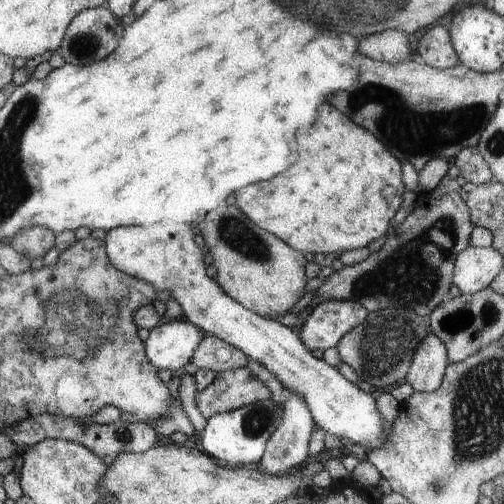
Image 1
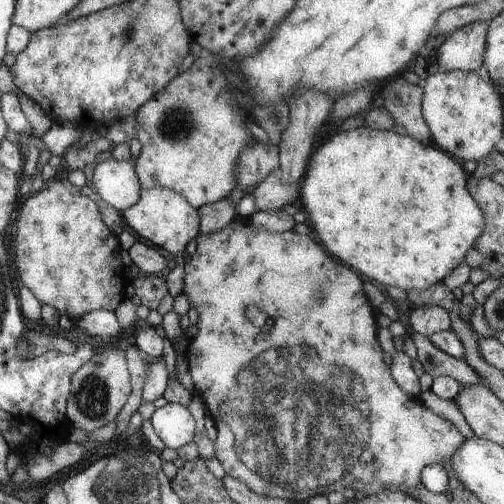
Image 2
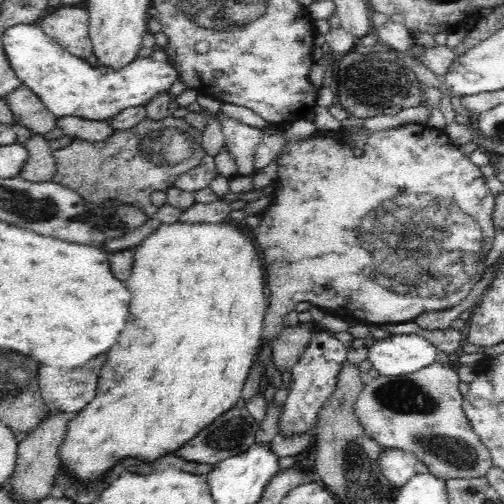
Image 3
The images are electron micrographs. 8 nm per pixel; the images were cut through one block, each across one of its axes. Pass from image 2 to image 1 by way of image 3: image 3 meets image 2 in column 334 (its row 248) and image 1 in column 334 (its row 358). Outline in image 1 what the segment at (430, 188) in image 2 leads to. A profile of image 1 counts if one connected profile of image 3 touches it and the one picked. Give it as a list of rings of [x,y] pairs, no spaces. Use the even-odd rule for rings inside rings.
[[[327,102],[317,108],[317,120],[307,126],[297,130],[297,146],[301,146],[301,154],[289,170],[283,174],[273,176],[267,182],[257,182],[249,184],[235,194],[235,206],[239,210],[245,210],[245,216],[251,222],[257,222],[261,230],[269,230],[271,234],[277,234],[285,244],[289,244],[295,250],[301,250],[303,254],[341,254],[349,250],[359,250],[367,248],[369,242],[375,238],[385,236],[391,226],[389,220],[395,216],[399,204],[401,204],[401,194],[403,182],[401,182],[401,162],[389,154],[377,138],[367,134],[363,128],[355,126],[339,114],[333,106]],[[383,186],[393,186],[397,190],[395,198],[385,200],[381,196]]]

